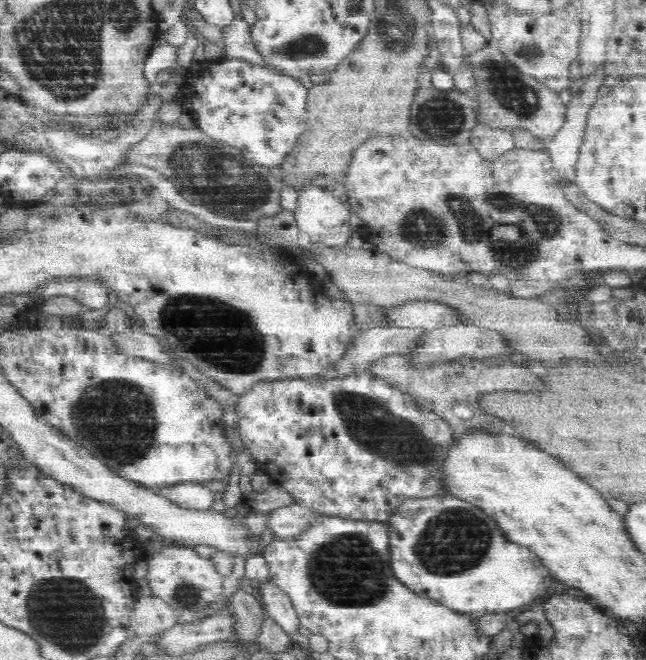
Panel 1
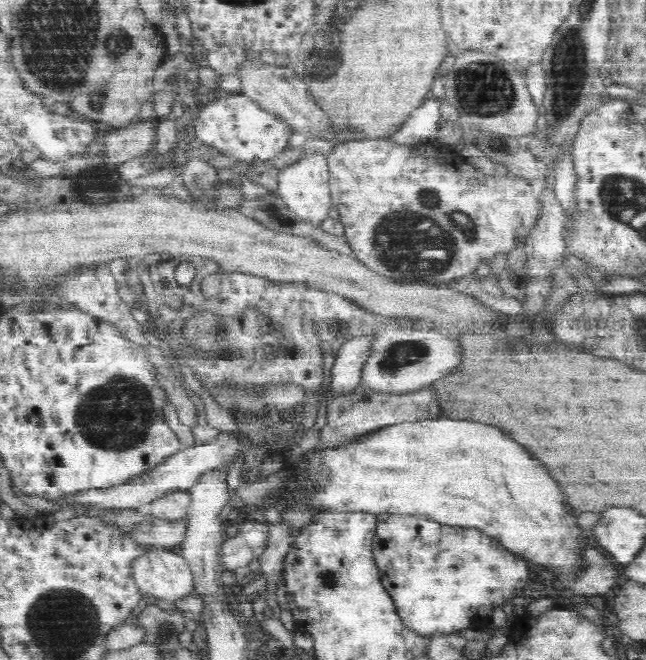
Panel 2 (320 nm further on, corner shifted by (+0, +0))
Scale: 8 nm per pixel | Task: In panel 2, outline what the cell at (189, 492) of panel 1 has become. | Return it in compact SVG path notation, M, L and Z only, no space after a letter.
M189 490L170 491L162 498L146 503L141 509L143 509L143 513L172 521L189 512L192 499Z

